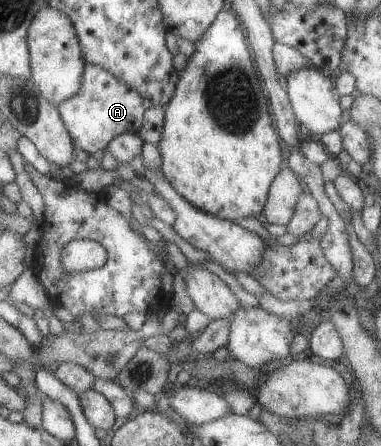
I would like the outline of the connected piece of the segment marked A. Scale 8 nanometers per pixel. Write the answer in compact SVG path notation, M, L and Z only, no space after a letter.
M91 63L86 66L82 90L57 106L70 130L74 147L90 152L90 155L107 148L119 135L130 132L139 134L144 127L148 107L138 88L130 88L130 84L122 82L122 78L112 74L108 68Z

